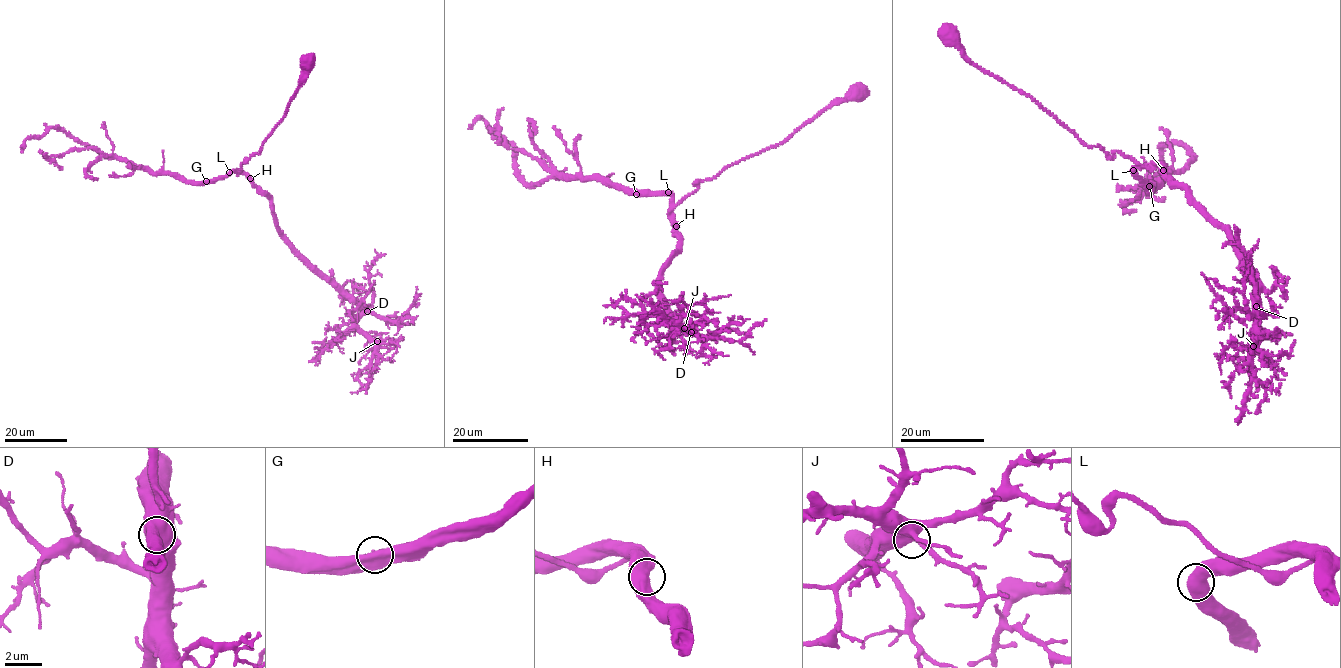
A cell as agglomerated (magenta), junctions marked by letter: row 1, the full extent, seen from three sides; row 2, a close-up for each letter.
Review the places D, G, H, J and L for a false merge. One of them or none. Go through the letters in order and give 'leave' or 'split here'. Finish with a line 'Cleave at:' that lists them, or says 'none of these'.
D: leave
G: leave
H: leave
J: leave
L: leave
Cleave at: none of these

